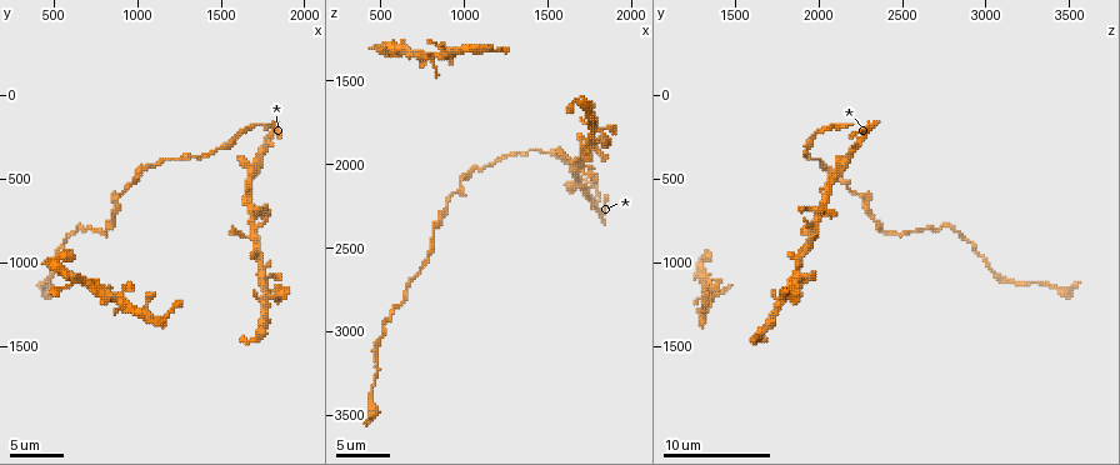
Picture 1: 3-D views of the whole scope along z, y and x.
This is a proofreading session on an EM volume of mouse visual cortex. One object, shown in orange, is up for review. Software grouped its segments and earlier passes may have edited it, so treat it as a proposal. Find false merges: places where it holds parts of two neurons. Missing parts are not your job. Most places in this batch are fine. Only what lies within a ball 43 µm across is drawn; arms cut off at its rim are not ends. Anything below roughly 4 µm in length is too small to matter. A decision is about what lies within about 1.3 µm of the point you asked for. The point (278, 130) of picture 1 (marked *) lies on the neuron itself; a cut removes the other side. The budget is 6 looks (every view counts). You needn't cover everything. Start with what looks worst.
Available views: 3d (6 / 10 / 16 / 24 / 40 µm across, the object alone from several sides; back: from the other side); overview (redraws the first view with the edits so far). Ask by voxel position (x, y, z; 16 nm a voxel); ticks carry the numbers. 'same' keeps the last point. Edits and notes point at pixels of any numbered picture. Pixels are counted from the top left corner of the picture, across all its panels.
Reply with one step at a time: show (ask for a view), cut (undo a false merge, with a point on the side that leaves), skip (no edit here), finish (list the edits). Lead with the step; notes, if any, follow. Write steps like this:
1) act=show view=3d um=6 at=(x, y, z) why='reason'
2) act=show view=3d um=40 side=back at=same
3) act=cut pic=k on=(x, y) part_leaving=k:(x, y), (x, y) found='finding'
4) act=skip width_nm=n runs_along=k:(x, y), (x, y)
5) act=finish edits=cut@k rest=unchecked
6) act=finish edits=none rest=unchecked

act=show view=3d um=16 at=(420, 1160, 3400) why='calibre changes'

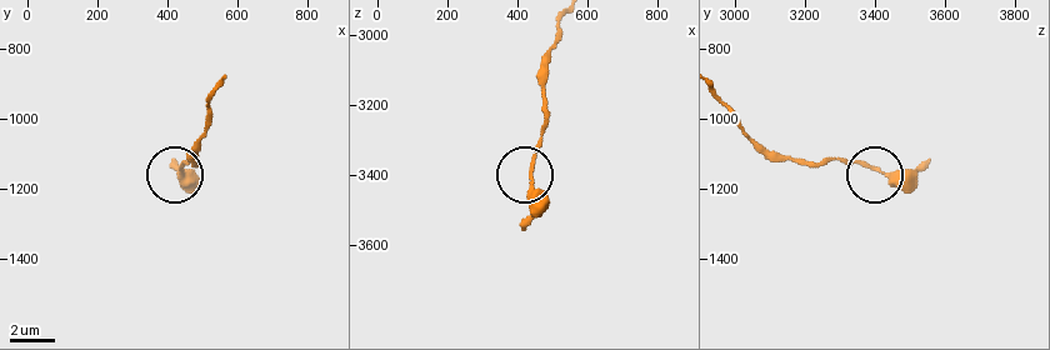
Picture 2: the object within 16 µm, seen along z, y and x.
act=skip runs_along=2:(724, 104), (753, 138), (803, 160), (881, 171), (929, 161) found='continuous, no second neuron'

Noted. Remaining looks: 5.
act=show view=3d um=6 at=(880, 620, 2280) why='sudden change in width'

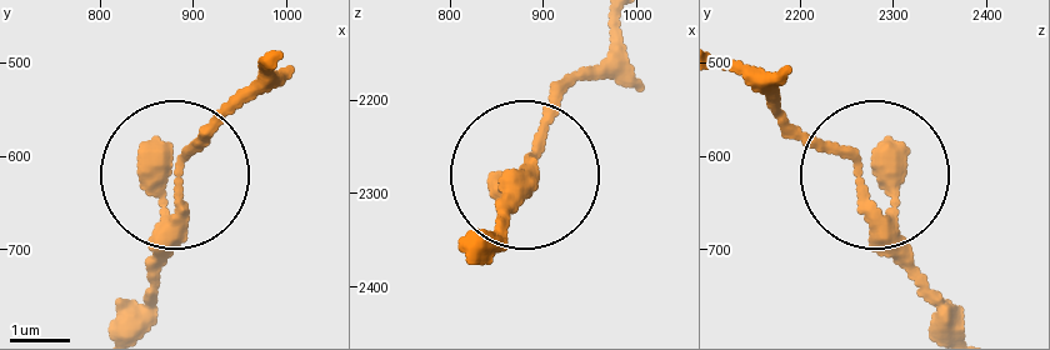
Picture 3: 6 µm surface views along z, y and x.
act=skip width_nm=360 found='one neuron here'

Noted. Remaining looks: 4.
act=show view=3d um=10 at=(520, 1020, 3020) why='thick turns thin'

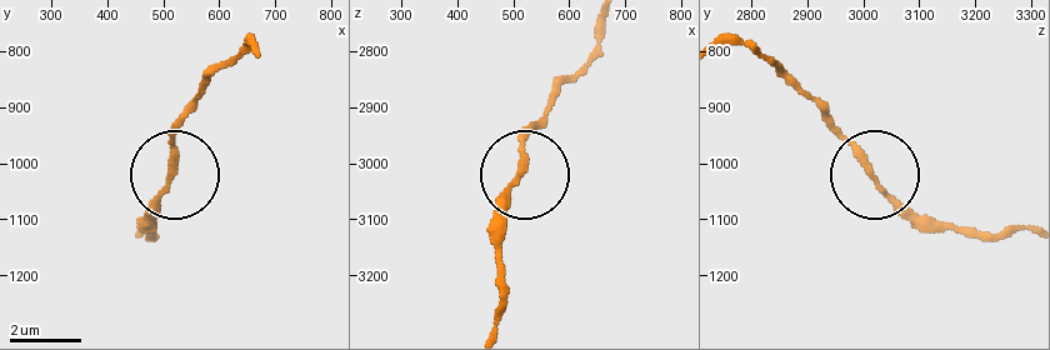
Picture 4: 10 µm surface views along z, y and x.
act=skip runs_along=4:(721, 44), (748, 44), (810, 95), (864, 166), (933, 226) found='all the same neuron'

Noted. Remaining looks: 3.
act=finish edits=none rest=unchecked

